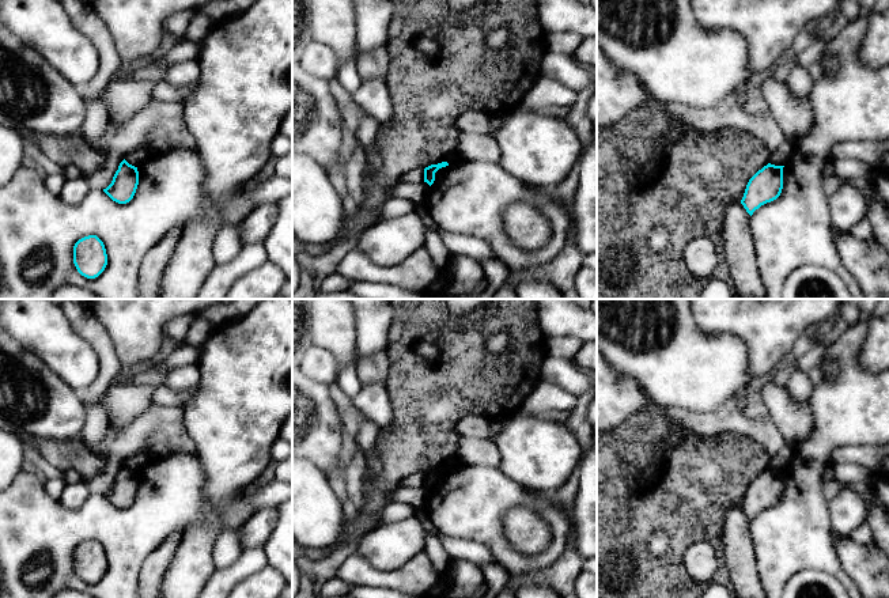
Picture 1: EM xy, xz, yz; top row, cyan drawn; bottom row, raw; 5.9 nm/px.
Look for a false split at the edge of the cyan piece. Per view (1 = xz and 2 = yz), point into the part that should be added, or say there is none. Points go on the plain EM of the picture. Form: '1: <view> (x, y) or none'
1: none
2: none

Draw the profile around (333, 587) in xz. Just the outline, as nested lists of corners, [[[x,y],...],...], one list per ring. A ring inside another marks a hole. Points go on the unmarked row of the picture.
[[[336,576],[322,584],[321,597],[328,598],[349,594],[352,588],[355,588],[355,586],[345,583],[338,576]]]

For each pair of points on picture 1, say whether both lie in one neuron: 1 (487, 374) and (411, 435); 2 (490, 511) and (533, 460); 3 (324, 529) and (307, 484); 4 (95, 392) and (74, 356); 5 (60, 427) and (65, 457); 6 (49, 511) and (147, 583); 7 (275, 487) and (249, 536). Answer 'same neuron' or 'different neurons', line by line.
1: same neuron
2: different neurons
3: same neuron
4: different neurons
5: different neurons
6: different neurons
7: different neurons

